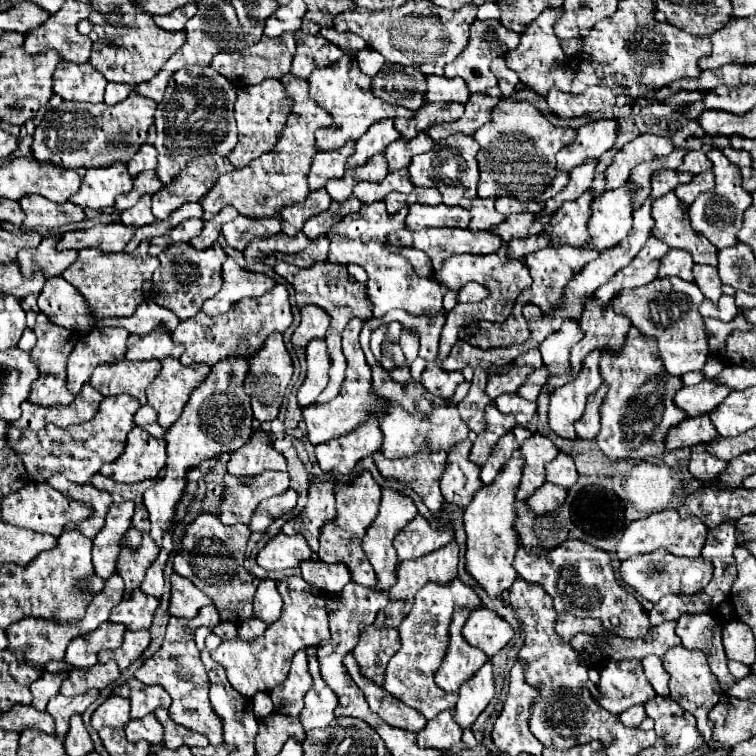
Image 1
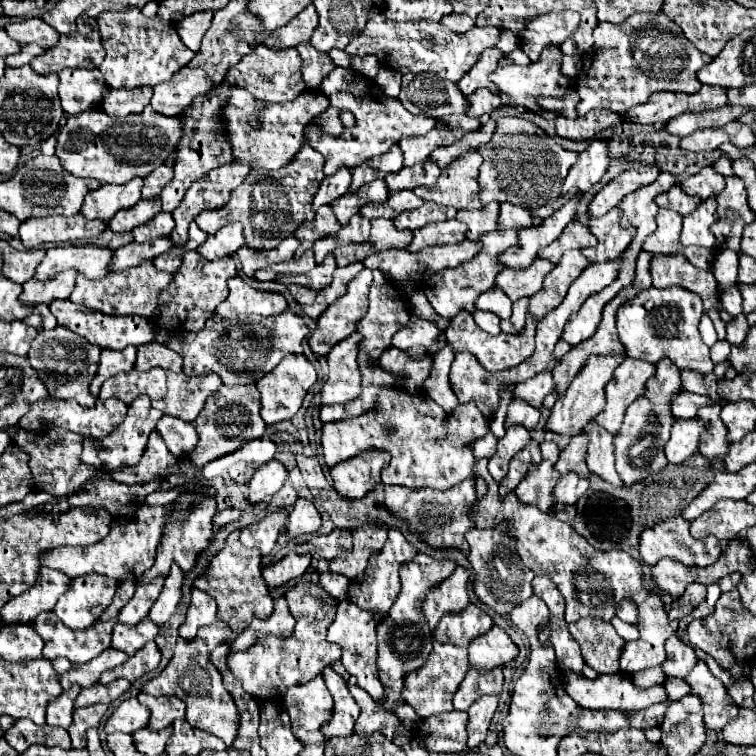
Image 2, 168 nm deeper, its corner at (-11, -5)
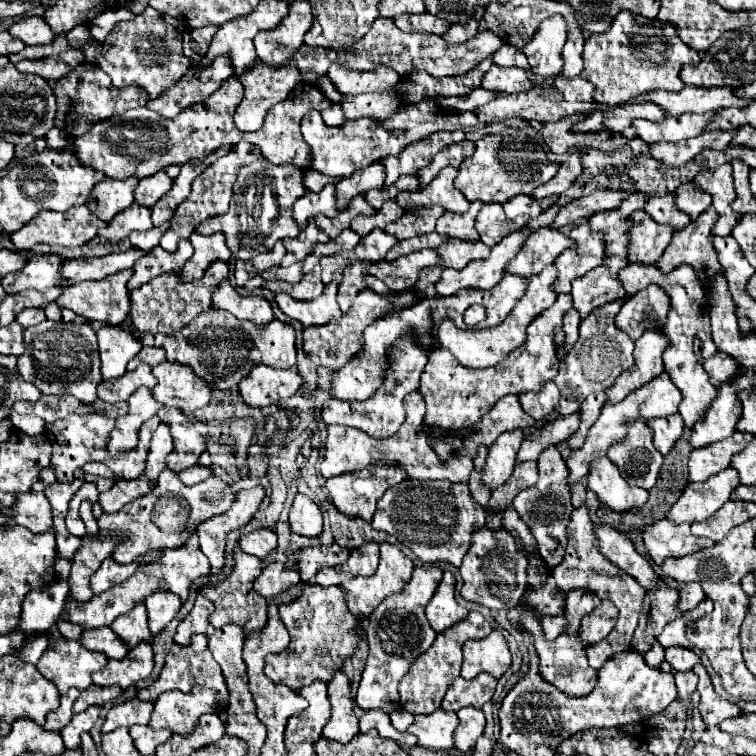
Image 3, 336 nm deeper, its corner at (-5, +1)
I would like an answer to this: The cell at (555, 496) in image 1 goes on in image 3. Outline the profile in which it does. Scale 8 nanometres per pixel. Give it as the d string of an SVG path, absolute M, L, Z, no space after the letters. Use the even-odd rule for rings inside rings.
M661 373L661 377L655 377L653 381L649 381L649 385L643 385L641 389L633 391L631 395L627 395L621 403L615 405L605 405L605 409L601 409L599 419L595 421L593 429L589 431L589 437L585 441L585 445L577 451L573 451L573 455L567 459L567 467L569 467L569 483L579 481L581 477L585 477L591 469L591 463L597 457L607 455L607 449L615 443L625 441L627 437L627 421L637 421L637 419L651 419L651 417L667 417L677 413L677 407L681 403L681 391L673 385L673 381L669 379L667 373Z

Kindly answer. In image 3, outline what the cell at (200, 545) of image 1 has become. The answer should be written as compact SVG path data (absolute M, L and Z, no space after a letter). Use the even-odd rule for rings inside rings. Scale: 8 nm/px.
M237 547L235 549L235 567L233 567L231 575L225 581L217 583L215 587L205 585L201 589L201 595L205 595L215 605L215 611L209 617L209 623L213 627L223 627L223 625L233 623L233 625L239 625L245 631L261 631L267 625L267 601L257 591L253 591L253 581L261 575L261 569L263 569L261 559L247 555L245 551L241 551Z

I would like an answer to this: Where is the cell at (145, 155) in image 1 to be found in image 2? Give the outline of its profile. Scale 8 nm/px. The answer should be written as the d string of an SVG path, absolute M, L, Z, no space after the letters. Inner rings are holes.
M161 163L155 171L151 171L147 177L143 177L143 199L153 199L161 193L161 189L169 183L173 177L173 169L167 163Z

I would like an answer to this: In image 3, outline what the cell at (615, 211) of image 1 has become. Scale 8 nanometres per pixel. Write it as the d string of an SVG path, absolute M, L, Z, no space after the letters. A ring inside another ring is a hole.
M587 219L569 231L569 239L575 241L575 248L565 249L557 261L557 281L553 283L555 293L569 293L571 281L583 277L587 271L595 269L603 261L603 241L601 235L589 233Z

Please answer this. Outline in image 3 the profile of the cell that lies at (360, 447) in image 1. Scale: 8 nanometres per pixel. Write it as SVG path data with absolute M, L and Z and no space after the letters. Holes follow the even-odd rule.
M369 465L369 469L361 469L357 473L347 473L347 475L341 475L341 477L333 477L325 483L329 495L331 495L331 501L333 505L349 519L363 519L363 521L371 521L373 519L373 513L377 509L377 501L381 499L381 495L407 479L407 473L401 469L397 471L395 467L387 467L387 465Z

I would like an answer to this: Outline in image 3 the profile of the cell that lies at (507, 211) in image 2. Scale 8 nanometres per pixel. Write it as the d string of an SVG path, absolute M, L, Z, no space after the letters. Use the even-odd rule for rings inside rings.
M483 205L475 227L477 227L479 239L487 247L495 247L503 237L507 237L509 233L519 229L521 223L507 219L501 205Z

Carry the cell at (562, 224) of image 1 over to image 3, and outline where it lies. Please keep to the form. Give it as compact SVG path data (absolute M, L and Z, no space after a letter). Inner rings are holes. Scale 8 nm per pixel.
M541 227L527 237L517 257L507 263L505 273L519 277L537 275L569 247L573 247L573 241L569 241L565 233L553 231L549 227Z

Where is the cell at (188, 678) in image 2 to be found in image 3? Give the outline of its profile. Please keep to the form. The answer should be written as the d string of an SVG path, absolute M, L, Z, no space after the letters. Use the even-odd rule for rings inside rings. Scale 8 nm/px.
M201 635L193 637L193 645L189 645L189 647L181 647L181 645L175 645L175 643L173 643L171 651L169 651L167 657L165 657L165 665L163 665L161 675L157 677L157 681L155 681L153 685L141 689L141 691L137 693L137 699L153 703L153 701L161 695L161 691L189 691L189 687L193 687L193 685L215 687L217 693L221 693L221 697L229 697L229 693L225 691L225 681L223 681L221 669L219 669L219 665L215 663L213 655L209 653L207 637L201 637Z

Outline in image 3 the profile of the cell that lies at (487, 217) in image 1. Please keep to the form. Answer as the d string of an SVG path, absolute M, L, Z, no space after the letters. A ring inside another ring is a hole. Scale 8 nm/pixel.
M475 201L465 213L443 213L443 217L439 217L437 221L437 233L445 237L455 237L461 241L477 241L475 217L479 215L481 207L483 205Z

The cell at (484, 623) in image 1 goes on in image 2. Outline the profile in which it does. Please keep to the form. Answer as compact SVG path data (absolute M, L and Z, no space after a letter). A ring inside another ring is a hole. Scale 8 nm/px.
M497 625L491 627L491 631L479 635L469 645L469 663L473 667L479 667L483 671L489 671L491 667L501 667L515 659L519 653L513 639Z

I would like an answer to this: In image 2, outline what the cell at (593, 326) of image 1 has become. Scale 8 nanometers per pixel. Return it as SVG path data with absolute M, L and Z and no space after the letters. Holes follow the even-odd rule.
M591 355L585 365L579 369L579 373L573 377L571 385L565 389L565 393L557 395L557 403L551 409L551 417L547 421L547 429L561 435L577 435L579 427L587 423L587 419L593 419L603 407L605 407L605 387L609 381L613 381L613 371L627 359L627 355Z

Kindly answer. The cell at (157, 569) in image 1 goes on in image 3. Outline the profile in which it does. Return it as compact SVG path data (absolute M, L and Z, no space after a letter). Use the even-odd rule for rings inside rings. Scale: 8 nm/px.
M161 591L161 593L153 593L153 597L149 597L149 601L145 601L145 607L147 607L151 633L159 635L181 609L181 601L177 601L177 597L173 597L173 593Z

